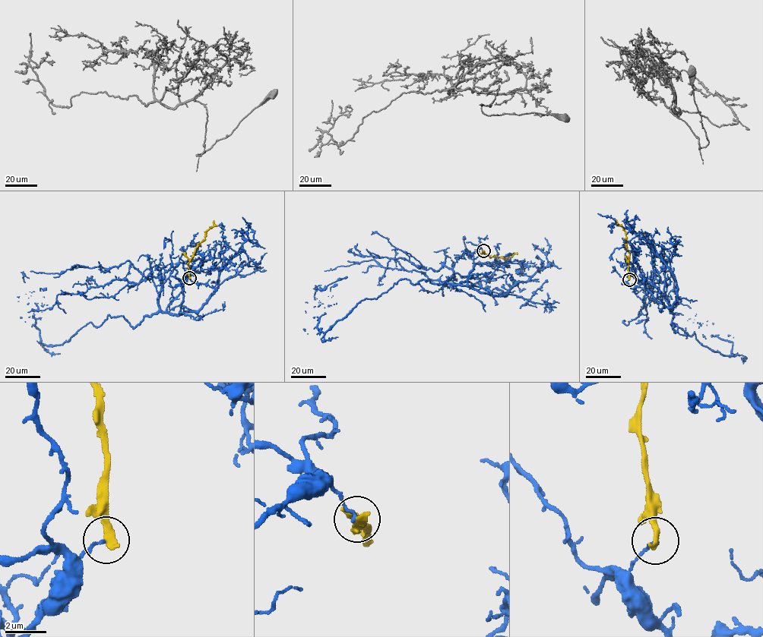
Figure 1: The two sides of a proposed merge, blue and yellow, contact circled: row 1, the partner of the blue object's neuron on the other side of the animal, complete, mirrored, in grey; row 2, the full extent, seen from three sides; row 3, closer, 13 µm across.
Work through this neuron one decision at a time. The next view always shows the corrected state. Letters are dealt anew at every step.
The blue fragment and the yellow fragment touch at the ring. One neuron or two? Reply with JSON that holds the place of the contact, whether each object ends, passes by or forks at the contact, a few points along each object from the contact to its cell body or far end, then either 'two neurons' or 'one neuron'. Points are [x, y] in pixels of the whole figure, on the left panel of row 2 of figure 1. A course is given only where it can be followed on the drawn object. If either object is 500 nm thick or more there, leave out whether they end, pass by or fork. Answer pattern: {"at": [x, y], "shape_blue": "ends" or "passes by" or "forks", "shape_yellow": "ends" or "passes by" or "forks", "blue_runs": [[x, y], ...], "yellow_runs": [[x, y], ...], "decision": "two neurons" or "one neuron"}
{"at": [189, 278], "shape_blue": "ends", "shape_yellow": "ends", "blue_runs": [[188, 278], [179, 314], [157, 311], [133, 328], [108, 315], [51, 346], [35, 326], [29, 279]], "yellow_runs": [[189, 278], [188, 262], [204, 239], [205, 232], [213, 225], [213, 220]], "decision": "two neurons"}

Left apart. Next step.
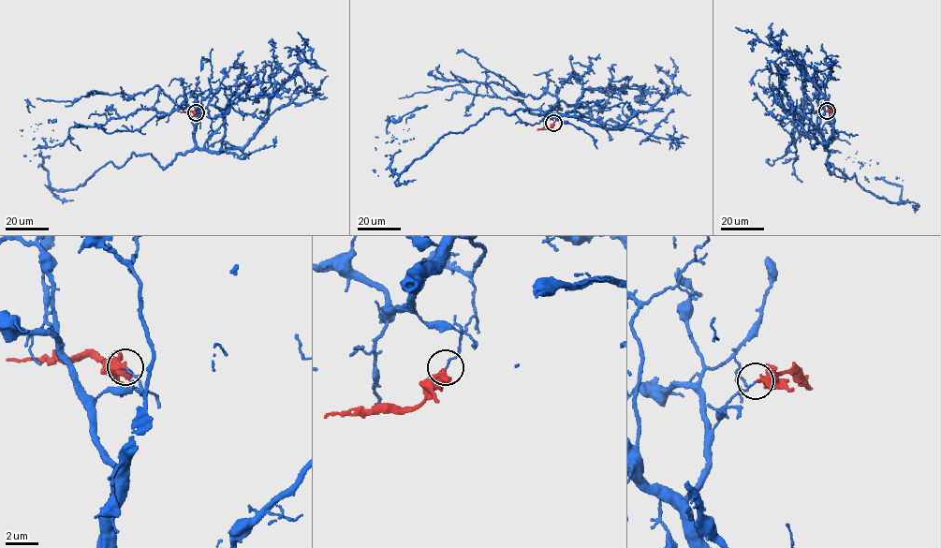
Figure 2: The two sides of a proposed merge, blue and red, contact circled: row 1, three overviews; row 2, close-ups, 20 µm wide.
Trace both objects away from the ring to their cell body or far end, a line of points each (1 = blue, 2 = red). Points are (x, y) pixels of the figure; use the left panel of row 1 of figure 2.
1: (196, 112), (195, 146), (164, 168), (132, 153), (62, 191), (42, 166), (45, 138), (28, 102), (35, 108)
2: (196, 112), (180, 111)

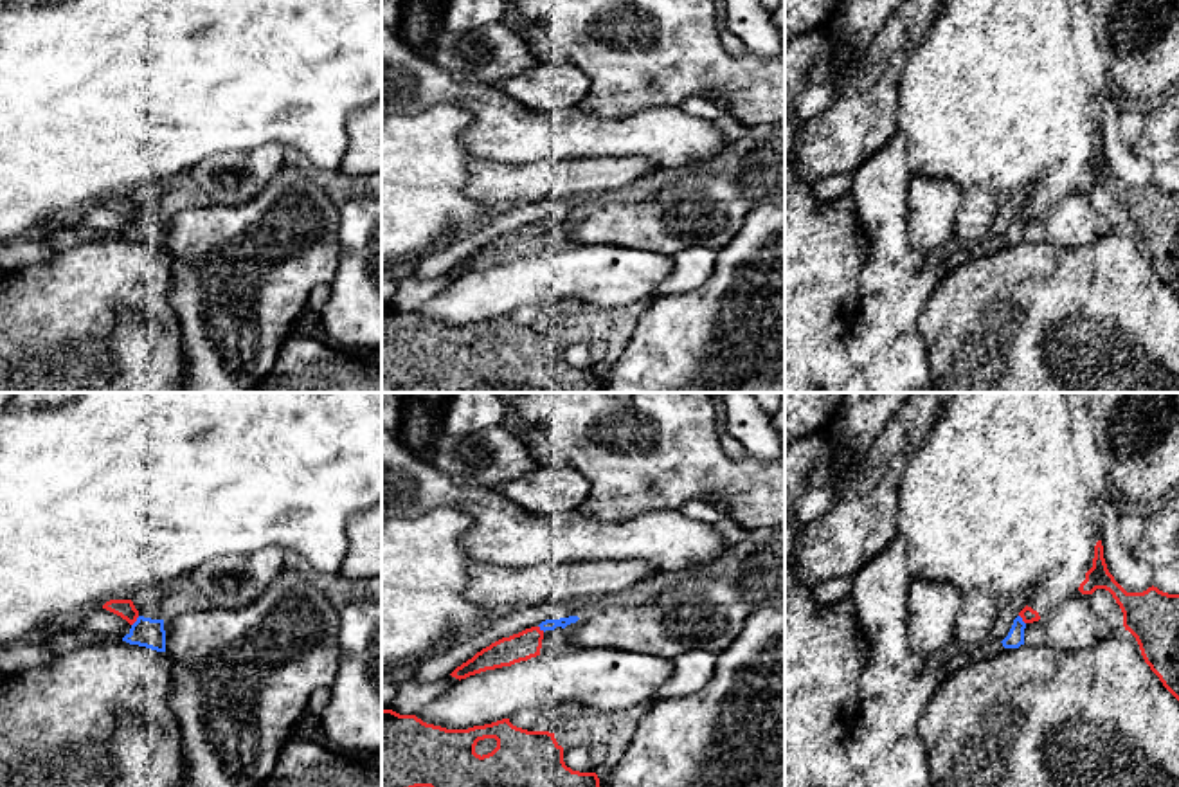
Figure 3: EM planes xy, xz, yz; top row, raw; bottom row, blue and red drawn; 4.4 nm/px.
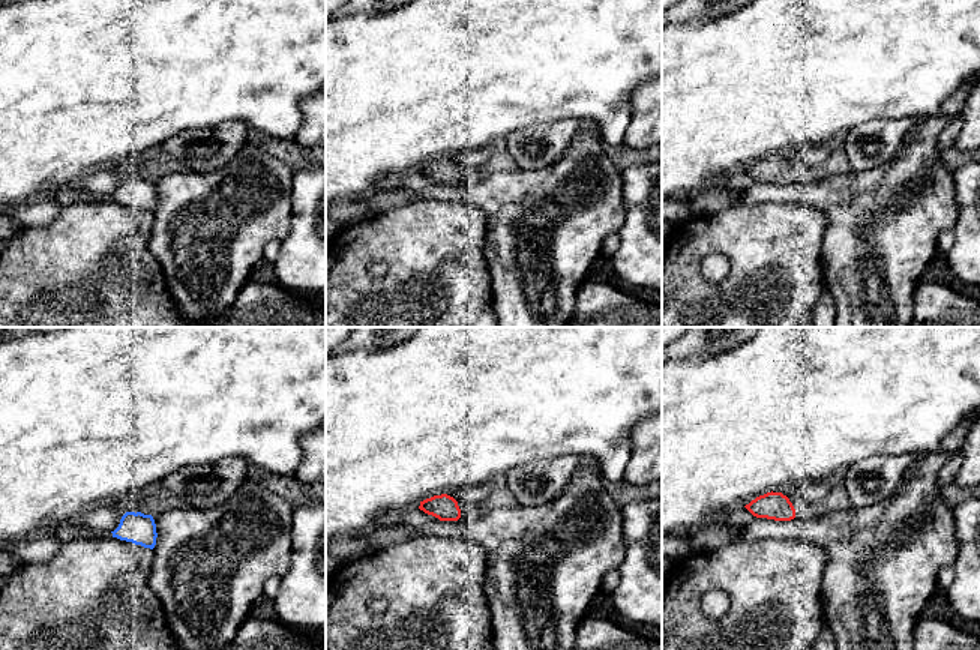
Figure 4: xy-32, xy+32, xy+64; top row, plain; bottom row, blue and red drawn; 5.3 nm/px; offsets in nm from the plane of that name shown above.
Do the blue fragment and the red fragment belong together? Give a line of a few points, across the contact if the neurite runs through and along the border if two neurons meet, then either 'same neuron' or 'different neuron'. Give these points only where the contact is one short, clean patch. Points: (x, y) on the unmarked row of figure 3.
different neuron

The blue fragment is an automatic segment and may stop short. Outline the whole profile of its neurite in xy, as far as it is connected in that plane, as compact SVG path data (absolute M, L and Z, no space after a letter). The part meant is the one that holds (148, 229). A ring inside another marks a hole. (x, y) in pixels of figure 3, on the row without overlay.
M139 213L122 238L157 249L166 249L164 216Z

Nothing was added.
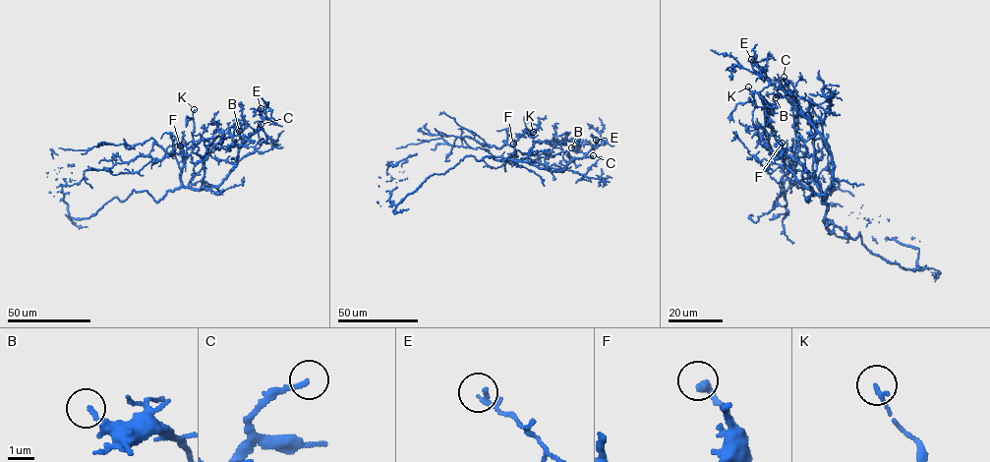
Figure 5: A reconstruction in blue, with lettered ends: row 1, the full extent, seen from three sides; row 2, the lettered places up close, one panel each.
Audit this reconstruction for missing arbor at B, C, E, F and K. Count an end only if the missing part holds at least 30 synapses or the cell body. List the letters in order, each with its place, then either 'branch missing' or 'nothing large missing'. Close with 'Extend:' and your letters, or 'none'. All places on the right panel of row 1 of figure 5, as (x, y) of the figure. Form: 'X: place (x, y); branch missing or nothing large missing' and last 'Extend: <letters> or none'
B: place (776, 97); nothing large missing
C: place (784, 77); branch missing
E: place (751, 59); nothing large missing
F: place (782, 143); nothing large missing
K: place (748, 86); nothing large missing
Extend: C

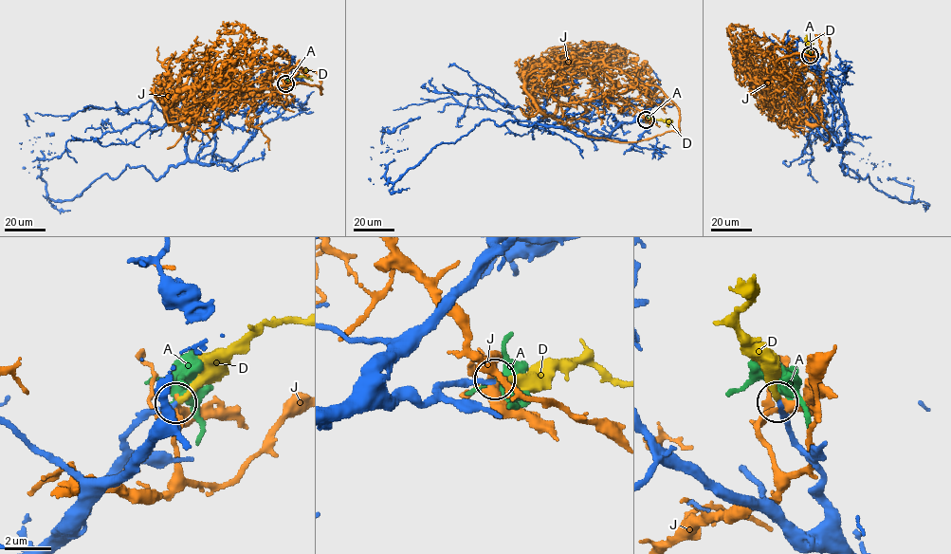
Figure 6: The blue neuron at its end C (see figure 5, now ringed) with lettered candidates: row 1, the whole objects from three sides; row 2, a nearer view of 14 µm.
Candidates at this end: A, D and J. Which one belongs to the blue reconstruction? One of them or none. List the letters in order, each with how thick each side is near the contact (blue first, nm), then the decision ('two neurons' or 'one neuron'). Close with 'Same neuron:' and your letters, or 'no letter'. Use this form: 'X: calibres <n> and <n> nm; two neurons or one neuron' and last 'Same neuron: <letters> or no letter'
A: calibres 240 and 480 nm; two neurons
D: calibres 190 and 280 nm; one neuron
J: calibres 200 and 280 nm; two neurons
Same neuron: D

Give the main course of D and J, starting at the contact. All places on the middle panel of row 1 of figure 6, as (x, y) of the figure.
D: (646, 120), (670, 122)
J: (645, 120), (602, 71), (568, 59), (532, 61), (530, 65), (553, 60), (550, 52), (570, 42)

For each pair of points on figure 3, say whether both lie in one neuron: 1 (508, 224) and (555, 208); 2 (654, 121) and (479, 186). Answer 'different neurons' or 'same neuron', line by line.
1: same neuron
2: different neurons

